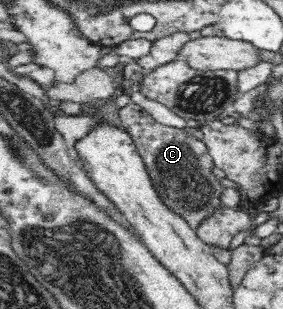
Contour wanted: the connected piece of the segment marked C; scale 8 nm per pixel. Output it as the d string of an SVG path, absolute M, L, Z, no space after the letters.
M132 102L120 110L119 118L125 131L133 138L158 197L169 210L185 219L196 231L201 222L222 208L221 194L225 187L211 173L214 162L201 140L186 134L183 129L160 125L149 112Z

